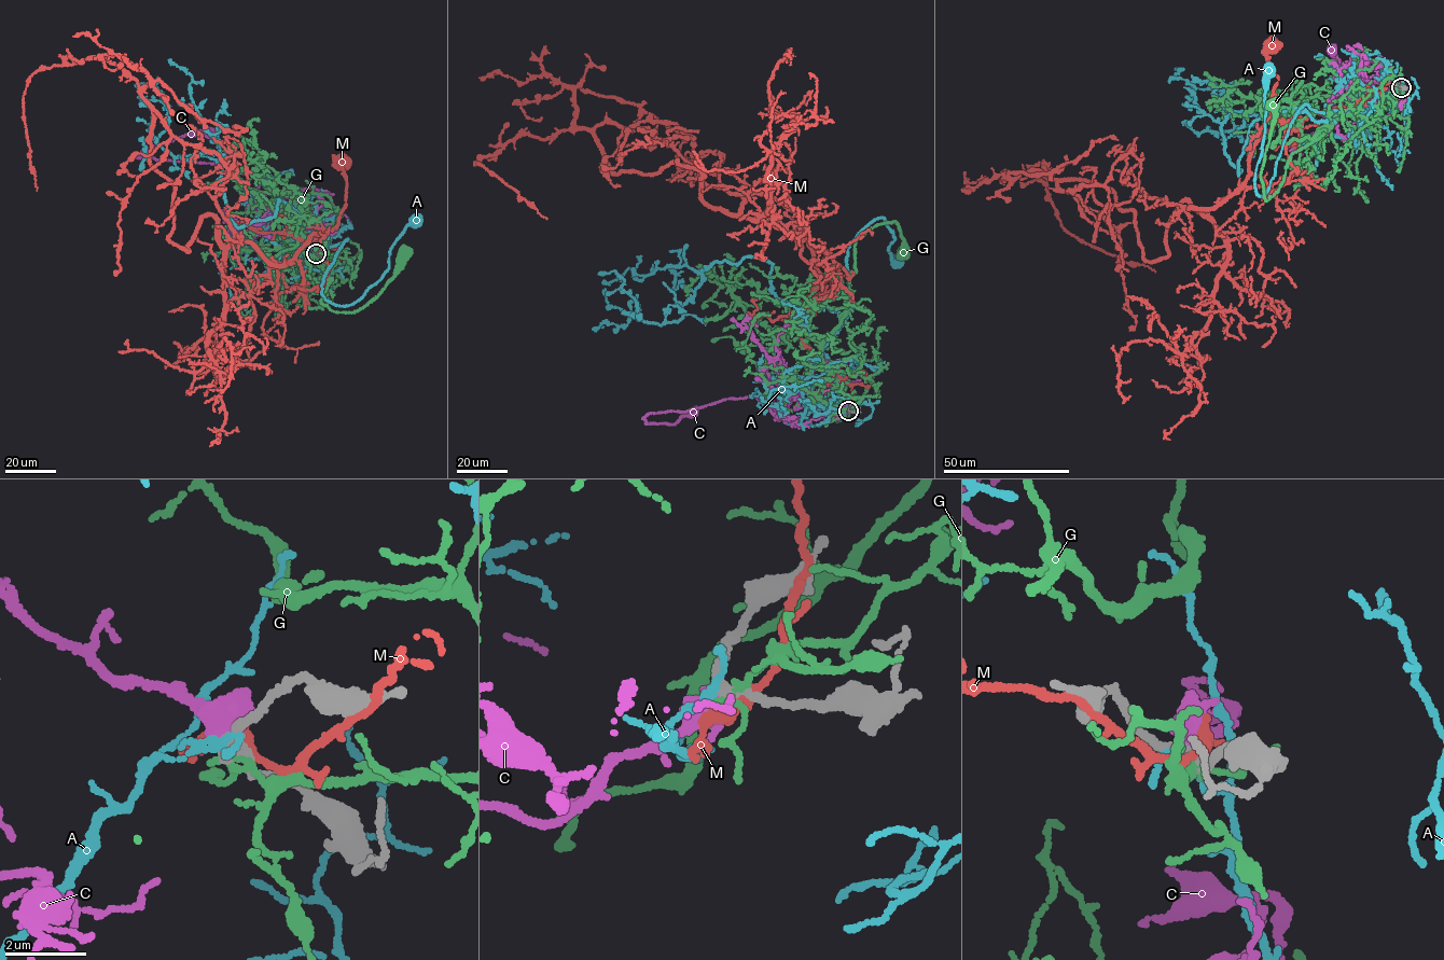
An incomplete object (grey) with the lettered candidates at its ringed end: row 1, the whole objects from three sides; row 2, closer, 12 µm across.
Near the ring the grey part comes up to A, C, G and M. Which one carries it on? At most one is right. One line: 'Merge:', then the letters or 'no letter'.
Merge: C

